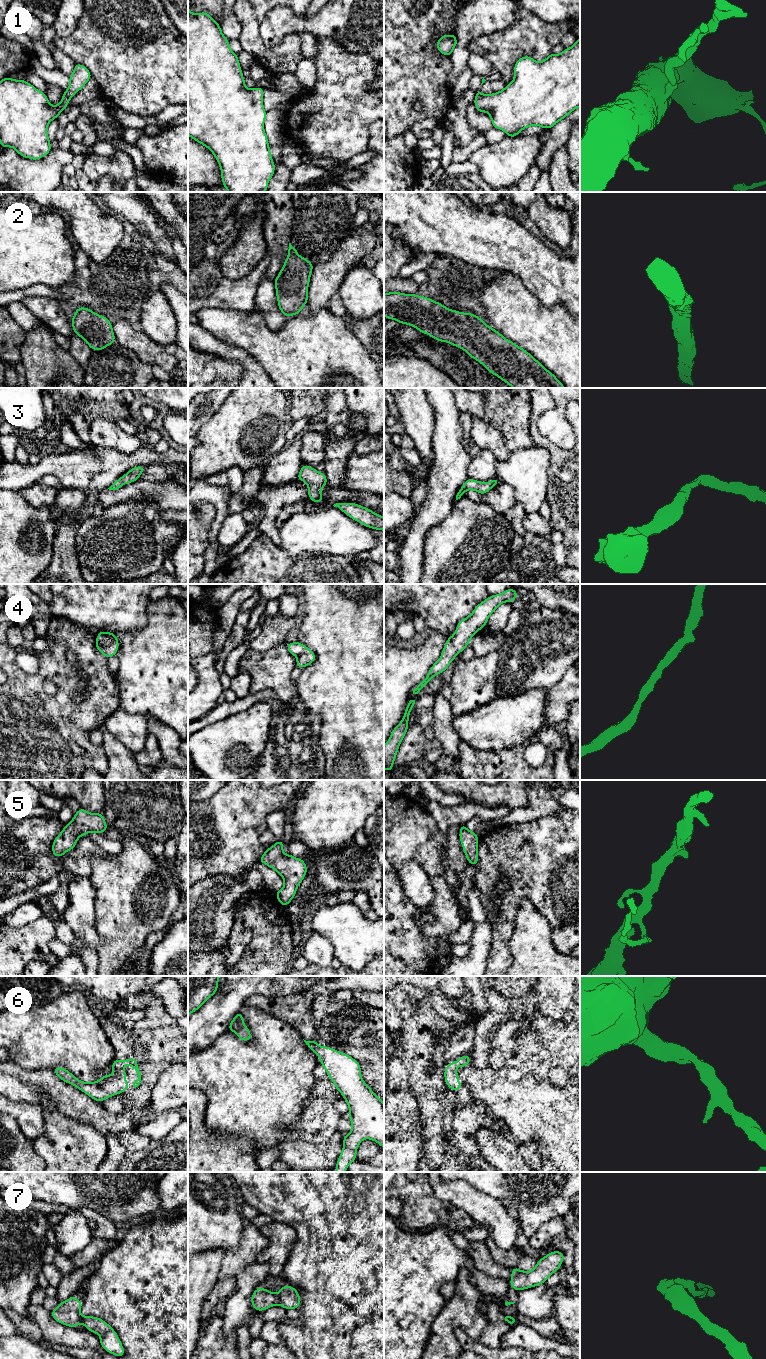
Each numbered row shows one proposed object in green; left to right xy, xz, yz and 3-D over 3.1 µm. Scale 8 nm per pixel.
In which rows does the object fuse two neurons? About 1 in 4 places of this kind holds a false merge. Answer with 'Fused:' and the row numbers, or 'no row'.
Fused: 7

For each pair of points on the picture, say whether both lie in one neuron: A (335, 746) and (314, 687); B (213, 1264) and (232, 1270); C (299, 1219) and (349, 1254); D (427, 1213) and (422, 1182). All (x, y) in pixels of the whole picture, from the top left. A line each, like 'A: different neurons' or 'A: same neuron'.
A: same neuron
B: different neurons
C: same neuron
D: same neuron

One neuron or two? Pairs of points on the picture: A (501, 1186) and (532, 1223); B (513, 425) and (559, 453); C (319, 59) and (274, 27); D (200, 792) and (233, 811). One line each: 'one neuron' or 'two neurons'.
A: one neuron
B: two neurons
C: two neurons
D: two neurons

